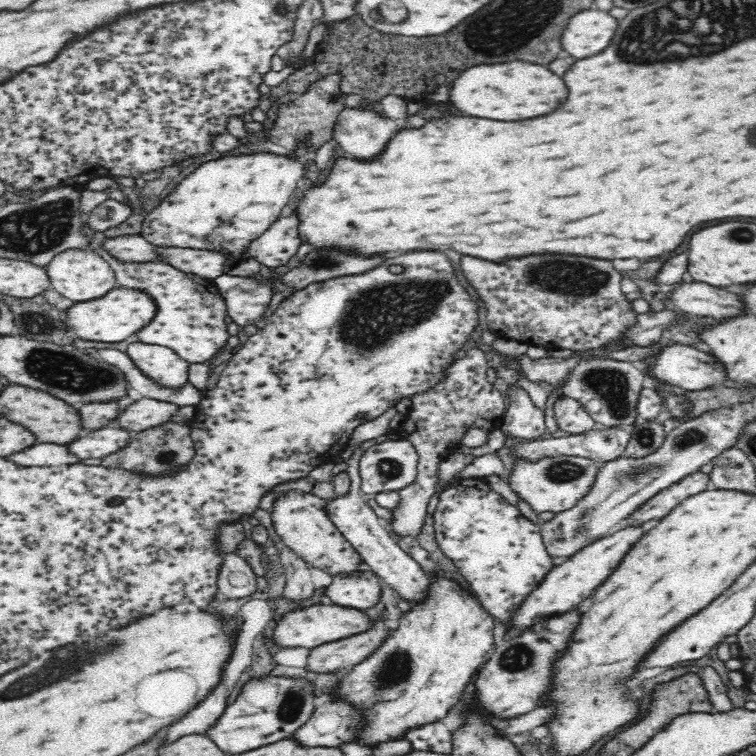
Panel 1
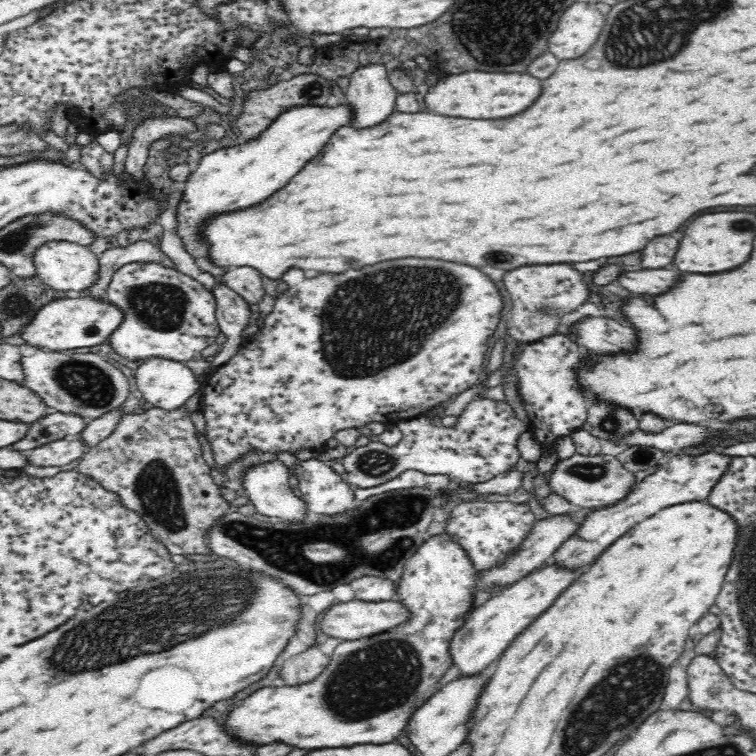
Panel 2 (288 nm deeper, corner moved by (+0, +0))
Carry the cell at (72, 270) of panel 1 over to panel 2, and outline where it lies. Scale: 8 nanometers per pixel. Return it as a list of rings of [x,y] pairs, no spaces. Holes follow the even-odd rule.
[[[48,242],[42,248],[36,250],[34,256],[34,264],[38,270],[38,278],[46,284],[52,286],[54,290],[74,290],[74,292],[86,292],[92,286],[96,286],[98,278],[100,278],[100,260],[98,256],[88,250],[88,246],[80,246],[74,242]]]

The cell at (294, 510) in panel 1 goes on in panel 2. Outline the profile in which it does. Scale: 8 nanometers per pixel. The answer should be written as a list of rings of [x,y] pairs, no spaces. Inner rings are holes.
[[[260,462],[260,466],[254,466],[248,470],[248,474],[244,476],[244,496],[256,506],[256,512],[260,518],[266,520],[280,520],[282,524],[302,524],[304,516],[306,516],[306,508],[308,504],[294,496],[292,488],[290,488],[290,468],[284,466],[282,462],[272,462],[272,464],[264,464]]]

